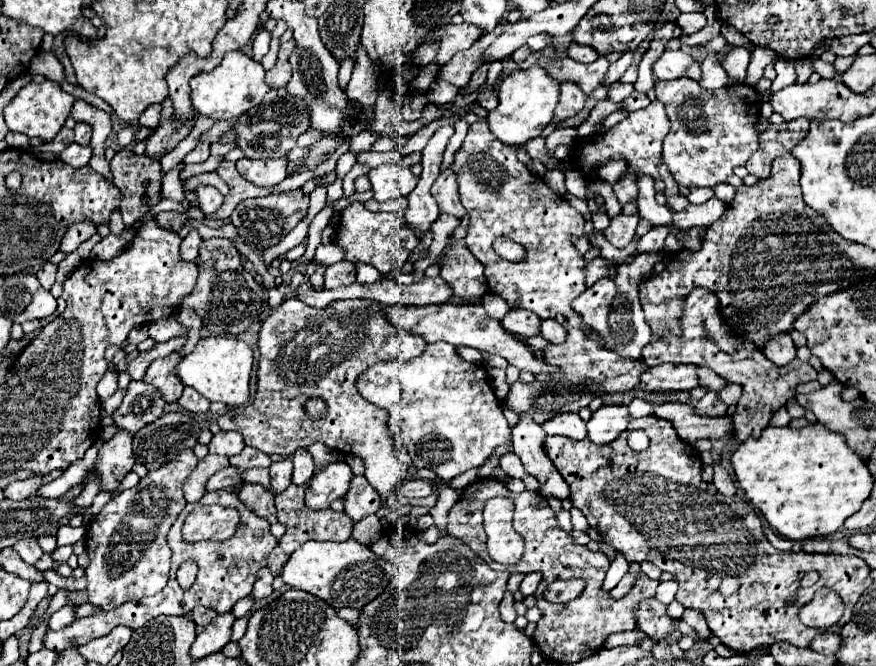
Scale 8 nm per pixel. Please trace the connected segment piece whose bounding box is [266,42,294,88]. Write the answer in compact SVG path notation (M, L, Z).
M284 42L284 44L280 44L280 52L278 52L276 66L266 72L266 82L268 82L268 86L272 86L272 88L282 88L282 86L286 86L286 84L290 82L292 70L290 70L288 56L290 56L292 50L294 50L294 42Z

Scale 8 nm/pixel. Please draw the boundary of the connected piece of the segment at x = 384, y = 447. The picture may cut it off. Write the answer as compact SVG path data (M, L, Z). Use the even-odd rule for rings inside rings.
M296 298L282 302L258 332L258 390L252 404L234 408L218 416L216 422L222 430L240 432L246 446L268 456L292 456L298 448L314 442L322 442L344 454L356 454L364 460L368 484L398 512L402 504L394 490L406 480L406 468L394 456L392 436L386 426L388 414L360 398L356 378L376 362L420 356L426 342L414 334L400 334L384 318L382 308L378 302L368 300L336 300L324 310L306 306ZM310 398L322 398L326 402L326 414L322 418L310 418L306 414L304 406Z

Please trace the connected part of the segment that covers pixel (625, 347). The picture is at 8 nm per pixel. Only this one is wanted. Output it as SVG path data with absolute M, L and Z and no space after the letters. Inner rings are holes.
M644 252L638 254L636 262L638 262L638 280L600 278L592 288L586 288L584 294L580 294L580 298L572 302L572 310L582 316L582 324L604 338L604 348L628 360L642 360L642 348L652 340L650 326L644 320L644 312L638 300L638 282L642 280L642 276L646 278L646 274L652 272L654 264L650 264L650 258L644 258Z

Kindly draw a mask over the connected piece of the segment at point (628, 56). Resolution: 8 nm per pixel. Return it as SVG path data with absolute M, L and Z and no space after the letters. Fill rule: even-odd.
M630 50L630 52L626 52L626 54L622 54L622 58L620 60L616 60L614 64L610 64L610 68L608 68L608 72L606 72L606 76L604 76L604 82L602 82L602 86L610 86L610 84L614 84L614 82L618 82L620 78L622 78L622 74L626 72L626 68L634 62L634 52Z

